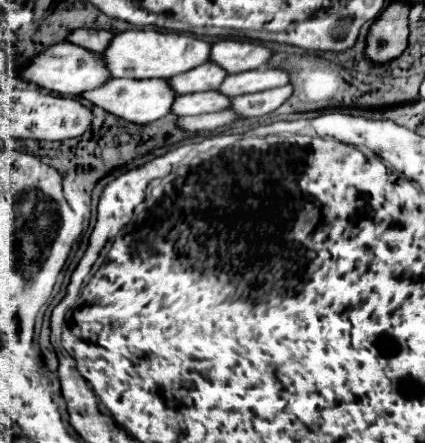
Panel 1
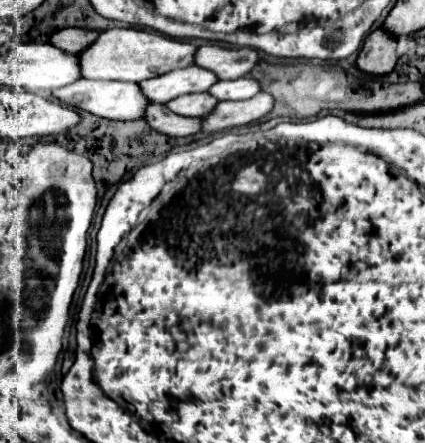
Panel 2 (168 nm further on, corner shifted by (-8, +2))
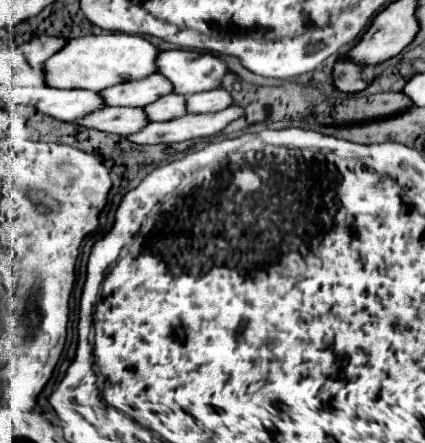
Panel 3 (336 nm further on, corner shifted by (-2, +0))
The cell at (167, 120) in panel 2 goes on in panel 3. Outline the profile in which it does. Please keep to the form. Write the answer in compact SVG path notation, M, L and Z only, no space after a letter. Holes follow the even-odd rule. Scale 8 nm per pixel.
M102 107L102 111L94 111L94 115L86 115L86 119L76 119L76 125L86 129L106 131L114 135L132 135L146 127L148 119L142 109L134 107Z

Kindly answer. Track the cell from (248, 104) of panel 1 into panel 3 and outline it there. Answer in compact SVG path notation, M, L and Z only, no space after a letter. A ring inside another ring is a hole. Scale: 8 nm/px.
M230 105L224 111L218 113L206 113L206 115L192 115L186 113L180 119L172 119L166 123L148 123L142 131L128 135L136 145L156 145L156 143L180 143L188 139L202 139L218 135L230 121L238 119L242 115L242 107Z

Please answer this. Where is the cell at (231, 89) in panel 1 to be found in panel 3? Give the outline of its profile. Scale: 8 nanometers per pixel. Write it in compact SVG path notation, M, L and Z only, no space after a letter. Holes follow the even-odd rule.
M214 89L214 91L204 91L198 95L188 95L186 99L186 111L194 115L204 115L204 113L218 113L226 107L232 105L232 97L224 89Z

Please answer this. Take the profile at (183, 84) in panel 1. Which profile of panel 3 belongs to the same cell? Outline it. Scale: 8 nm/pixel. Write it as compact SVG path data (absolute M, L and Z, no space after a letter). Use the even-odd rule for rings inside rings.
M160 73L148 75L146 79L138 79L134 83L118 83L118 87L100 91L102 99L106 99L106 105L110 107L144 107L168 93L172 93L172 83Z

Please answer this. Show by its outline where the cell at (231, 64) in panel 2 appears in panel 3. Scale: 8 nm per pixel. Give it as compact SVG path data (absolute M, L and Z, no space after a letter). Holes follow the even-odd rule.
M186 49L160 51L156 65L158 73L170 79L174 93L178 95L212 91L220 87L220 81L228 71L220 57Z

